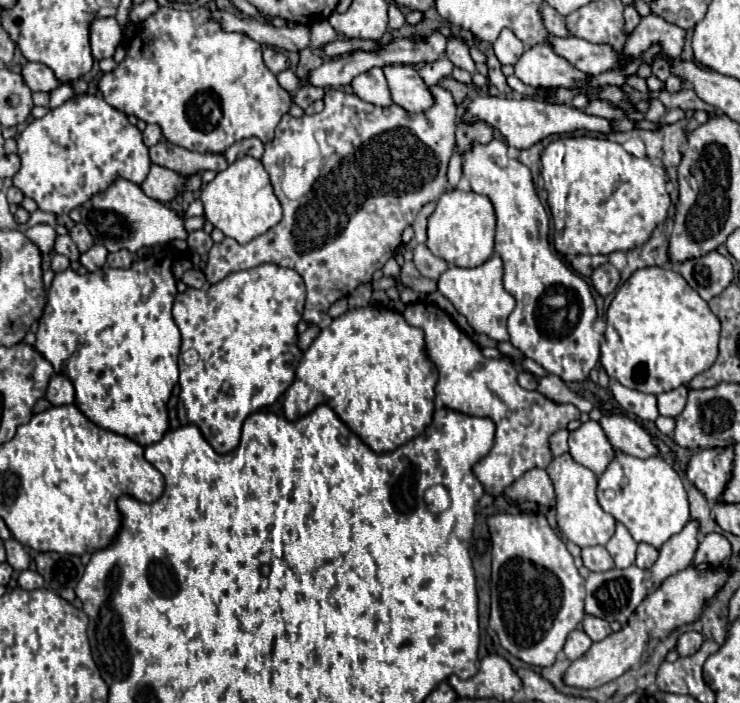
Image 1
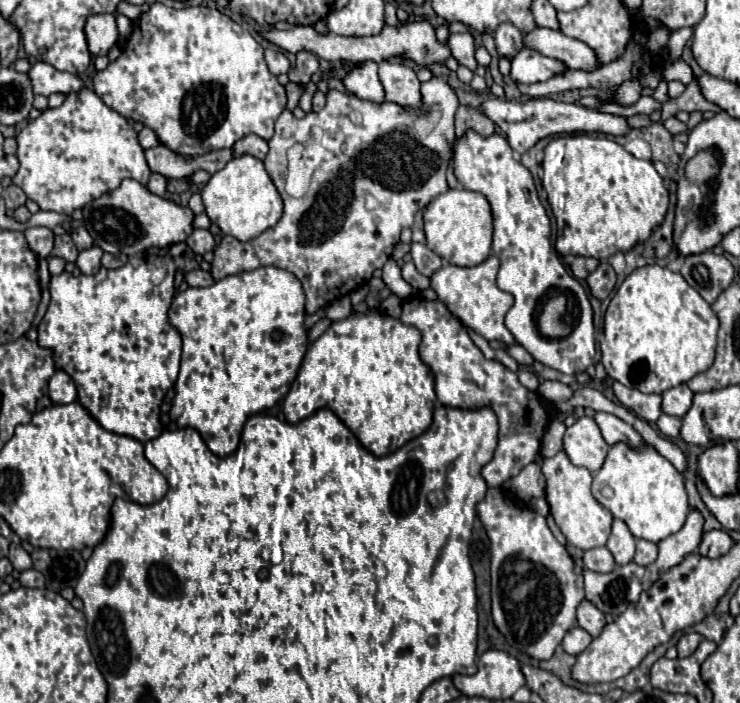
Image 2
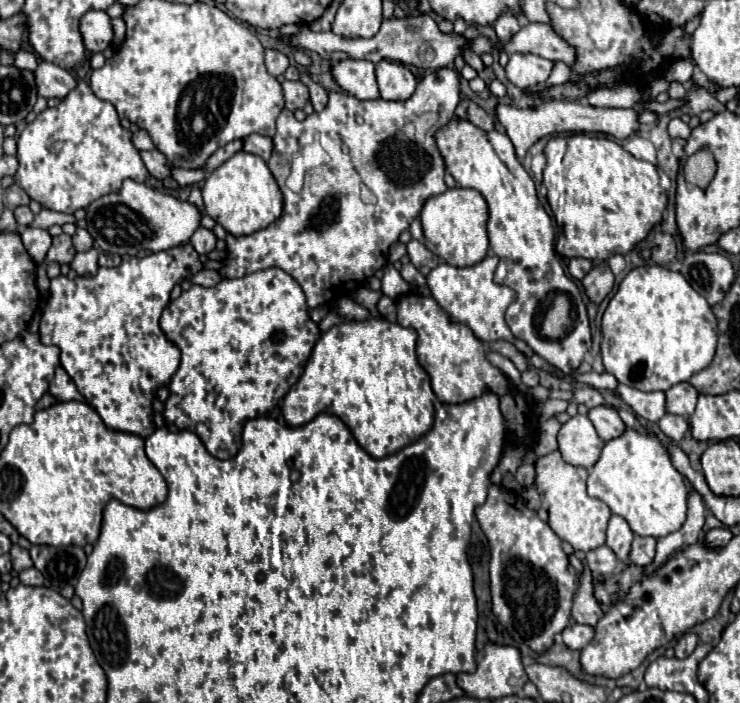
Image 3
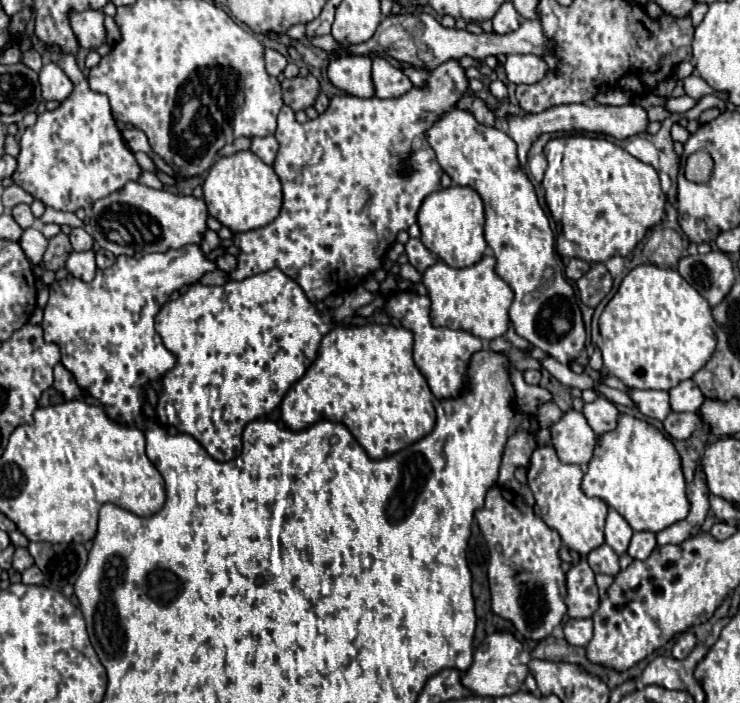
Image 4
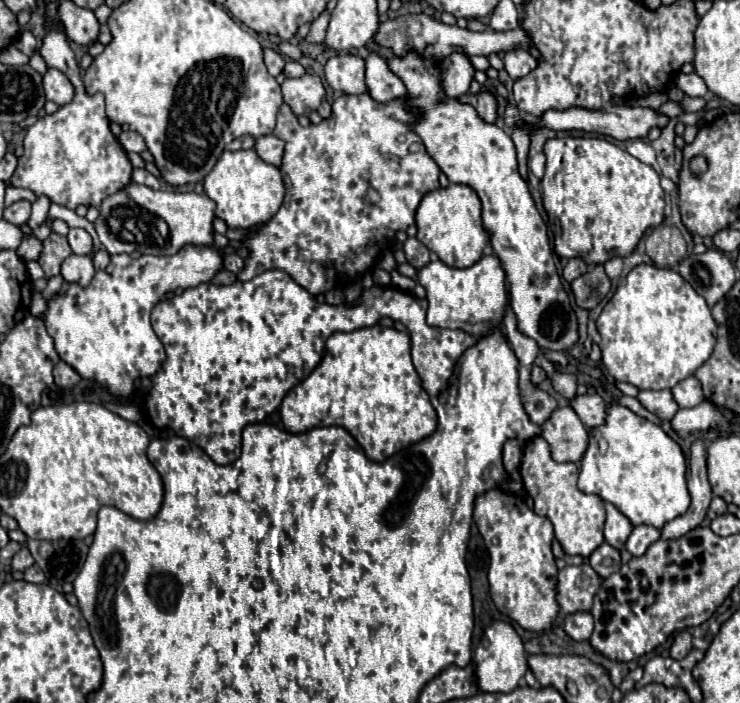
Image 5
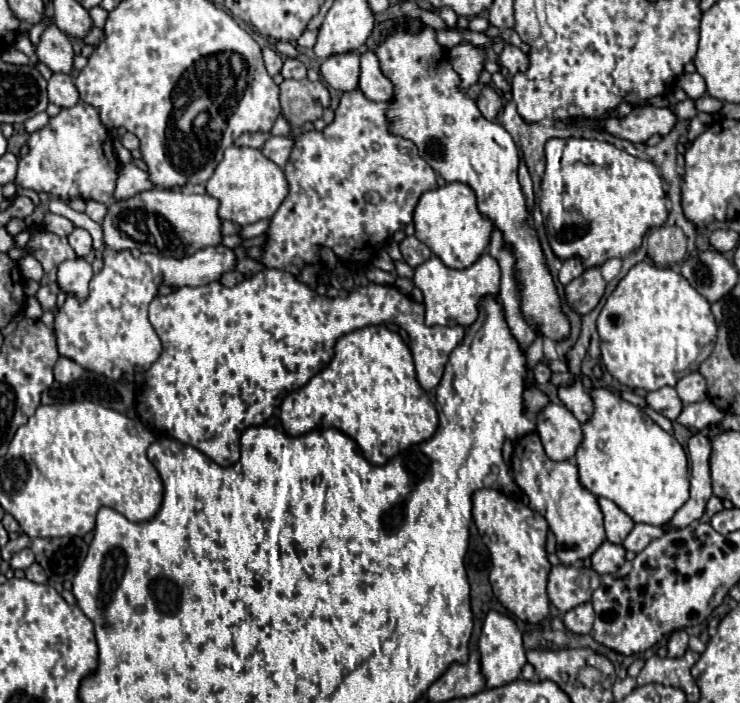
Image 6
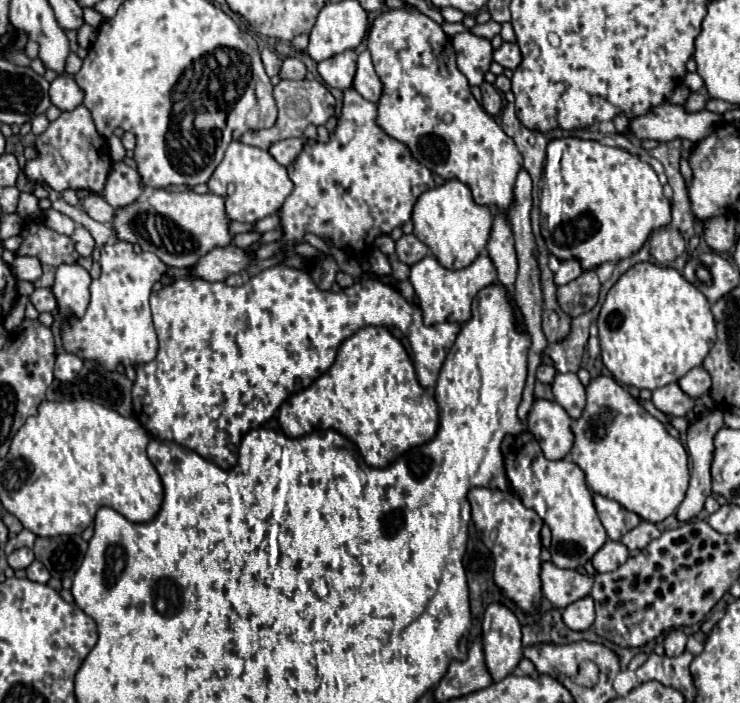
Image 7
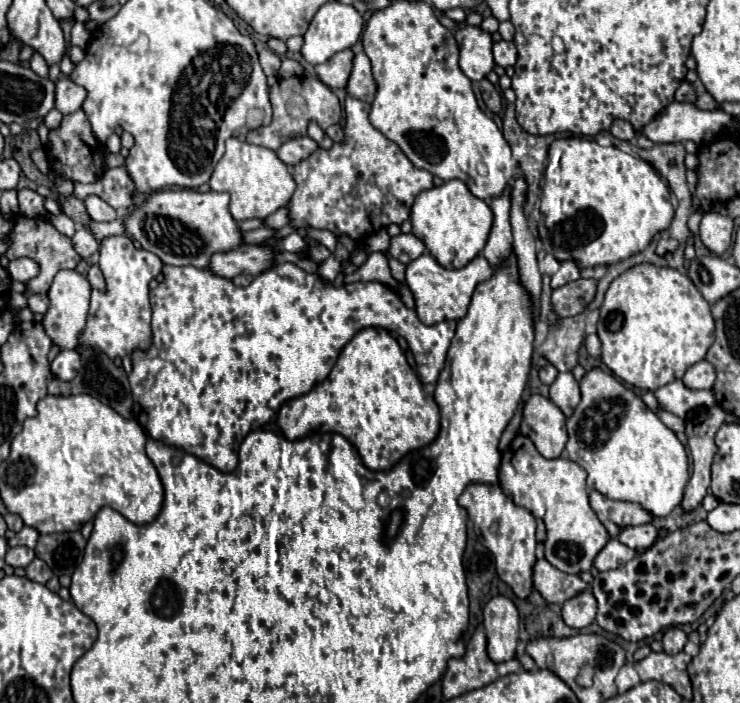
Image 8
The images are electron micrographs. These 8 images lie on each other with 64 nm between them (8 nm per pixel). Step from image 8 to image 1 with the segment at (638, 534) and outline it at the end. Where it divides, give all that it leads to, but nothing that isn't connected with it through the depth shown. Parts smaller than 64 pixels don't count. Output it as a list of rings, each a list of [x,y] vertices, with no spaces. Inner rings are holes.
[[[638,544],[638,552],[636,552],[636,566],[638,568],[652,568],[656,558],[658,558],[656,548],[652,548],[650,544]]]

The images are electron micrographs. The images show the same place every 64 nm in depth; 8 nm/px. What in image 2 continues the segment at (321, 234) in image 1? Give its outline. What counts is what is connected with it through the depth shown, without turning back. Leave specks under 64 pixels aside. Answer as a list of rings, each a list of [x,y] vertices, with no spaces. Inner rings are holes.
[[[446,74],[432,76],[422,84],[432,84],[432,108],[438,108],[440,114],[438,128],[424,138],[414,128],[420,116],[418,108],[404,108],[392,102],[376,104],[360,100],[350,92],[330,90],[326,106],[320,112],[306,114],[302,120],[294,118],[290,110],[284,110],[276,120],[276,134],[268,142],[270,152],[264,160],[284,200],[284,214],[276,226],[248,242],[224,236],[214,250],[214,280],[260,266],[284,268],[302,282],[308,314],[366,284],[374,270],[386,264],[392,248],[400,242],[400,232],[412,226],[416,212],[448,190],[446,168],[454,142],[458,98]],[[312,128],[322,130],[320,144],[334,154],[334,160],[320,164],[302,198],[292,198],[284,190],[286,152],[294,144],[308,142]]]

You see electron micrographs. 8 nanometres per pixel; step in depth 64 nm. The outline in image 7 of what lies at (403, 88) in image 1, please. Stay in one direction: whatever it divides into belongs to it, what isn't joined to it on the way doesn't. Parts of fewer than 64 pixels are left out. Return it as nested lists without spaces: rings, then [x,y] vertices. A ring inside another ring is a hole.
[[[364,50],[364,52],[358,56],[358,66],[356,66],[356,76],[354,76],[352,88],[354,88],[362,98],[366,98],[368,102],[376,102],[376,100],[380,98],[382,84],[380,84],[380,78],[376,76],[376,72],[374,72],[372,58],[370,58],[370,52],[368,52],[368,50]]]

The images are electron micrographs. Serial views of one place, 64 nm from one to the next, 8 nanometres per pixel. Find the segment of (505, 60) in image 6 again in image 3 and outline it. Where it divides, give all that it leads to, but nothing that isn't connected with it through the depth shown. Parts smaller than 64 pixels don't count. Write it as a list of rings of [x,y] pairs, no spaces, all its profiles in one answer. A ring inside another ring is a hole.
[[[512,54],[506,64],[506,78],[518,88],[530,88],[546,82],[554,62],[532,54]]]

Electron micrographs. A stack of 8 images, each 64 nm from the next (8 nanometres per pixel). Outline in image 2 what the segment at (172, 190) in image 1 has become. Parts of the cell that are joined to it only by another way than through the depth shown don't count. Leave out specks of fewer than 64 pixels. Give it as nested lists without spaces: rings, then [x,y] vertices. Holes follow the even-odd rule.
[[[152,174],[150,176],[150,182],[146,186],[148,186],[150,192],[154,192],[158,196],[164,196],[166,194],[166,178],[160,176],[160,174]]]

